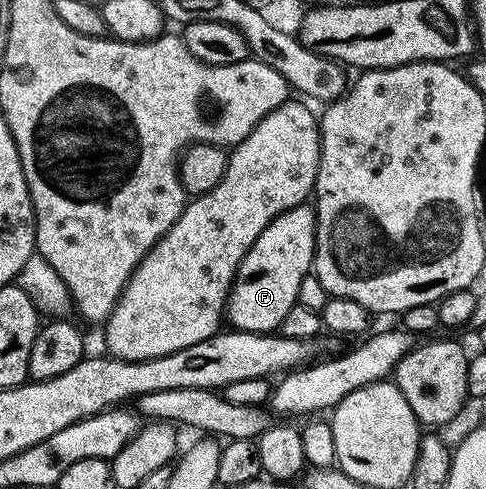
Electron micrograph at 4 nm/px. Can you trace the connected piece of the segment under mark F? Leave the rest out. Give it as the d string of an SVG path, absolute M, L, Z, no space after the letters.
M303 202L282 212L263 230L260 238L252 242L248 254L240 262L238 275L234 277L226 298L225 315L237 331L270 334L281 329L284 314L299 303L301 283L312 272L317 233L317 211Z

